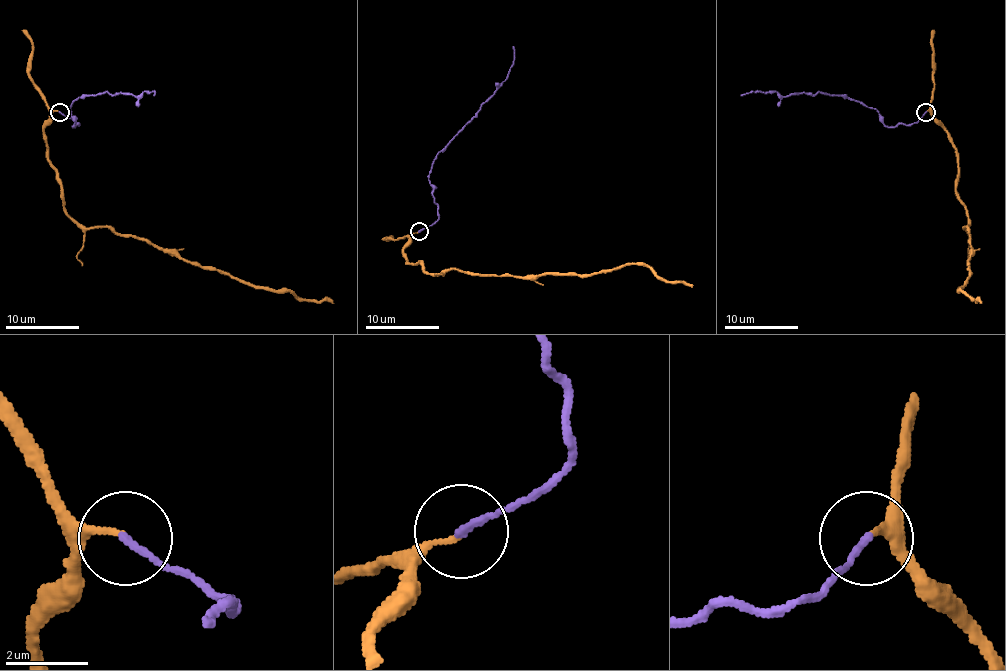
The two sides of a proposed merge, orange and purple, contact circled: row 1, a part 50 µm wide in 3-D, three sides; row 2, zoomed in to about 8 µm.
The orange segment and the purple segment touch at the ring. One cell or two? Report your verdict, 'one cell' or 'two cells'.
one cell

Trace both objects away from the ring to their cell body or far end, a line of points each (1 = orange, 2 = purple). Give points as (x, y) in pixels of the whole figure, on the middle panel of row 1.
1: (419, 232), (403, 249), (410, 263), (419, 262), (429, 273), (592, 275), (636, 263), (669, 282), (693, 286)
2: (419, 230), (438, 219), (434, 188), (429, 181), (434, 157), (506, 78), (513, 63), (513, 47)

